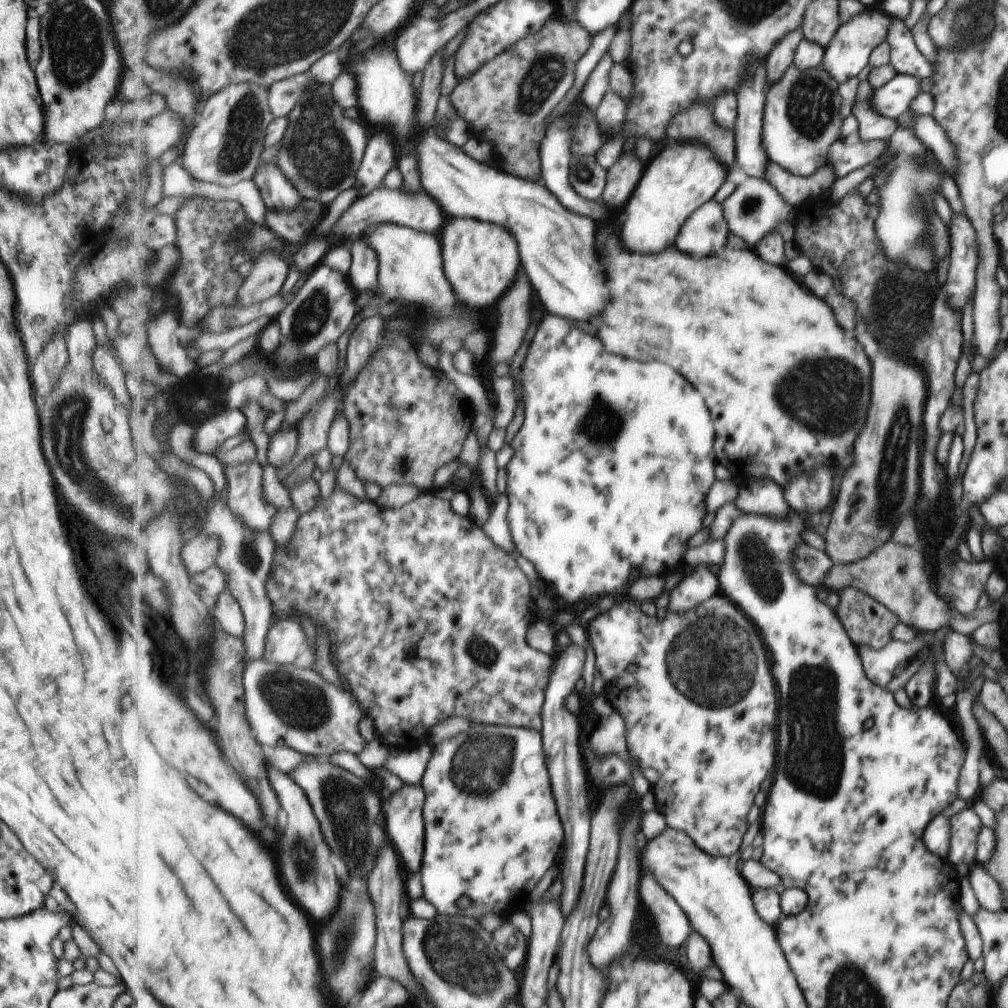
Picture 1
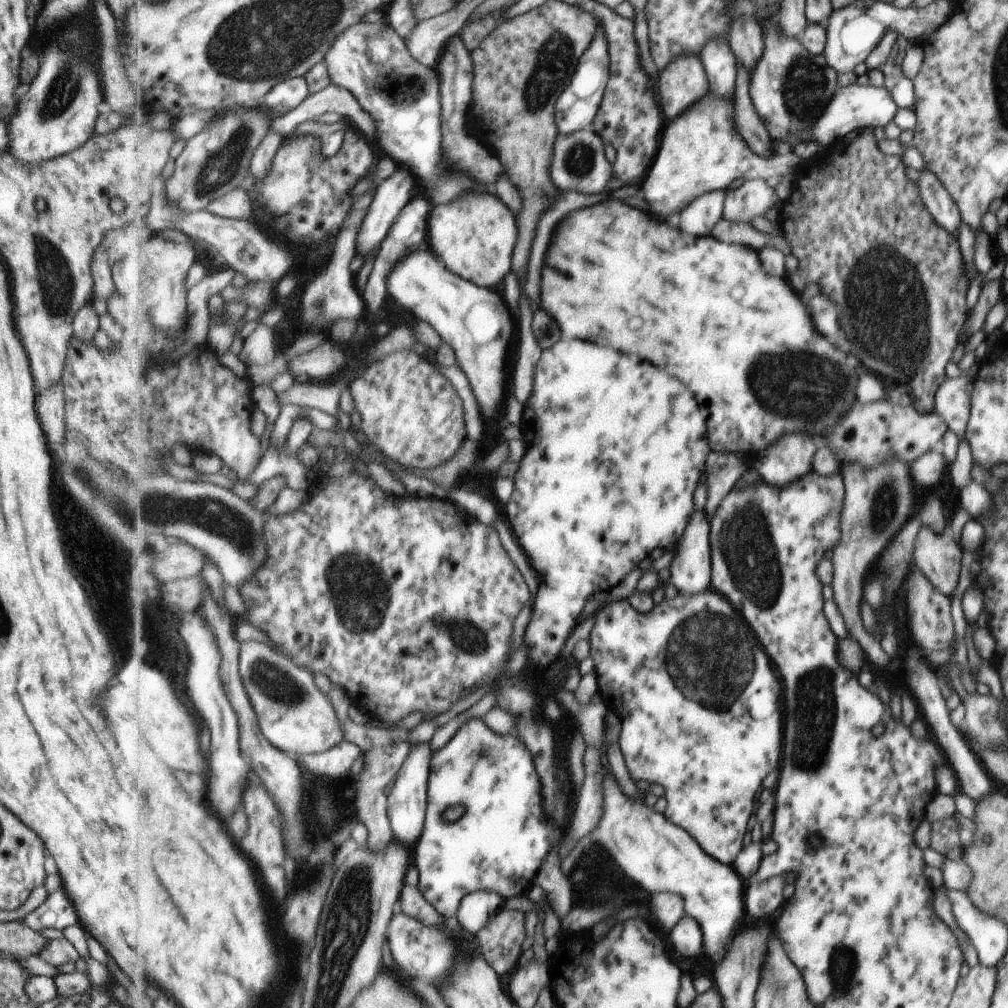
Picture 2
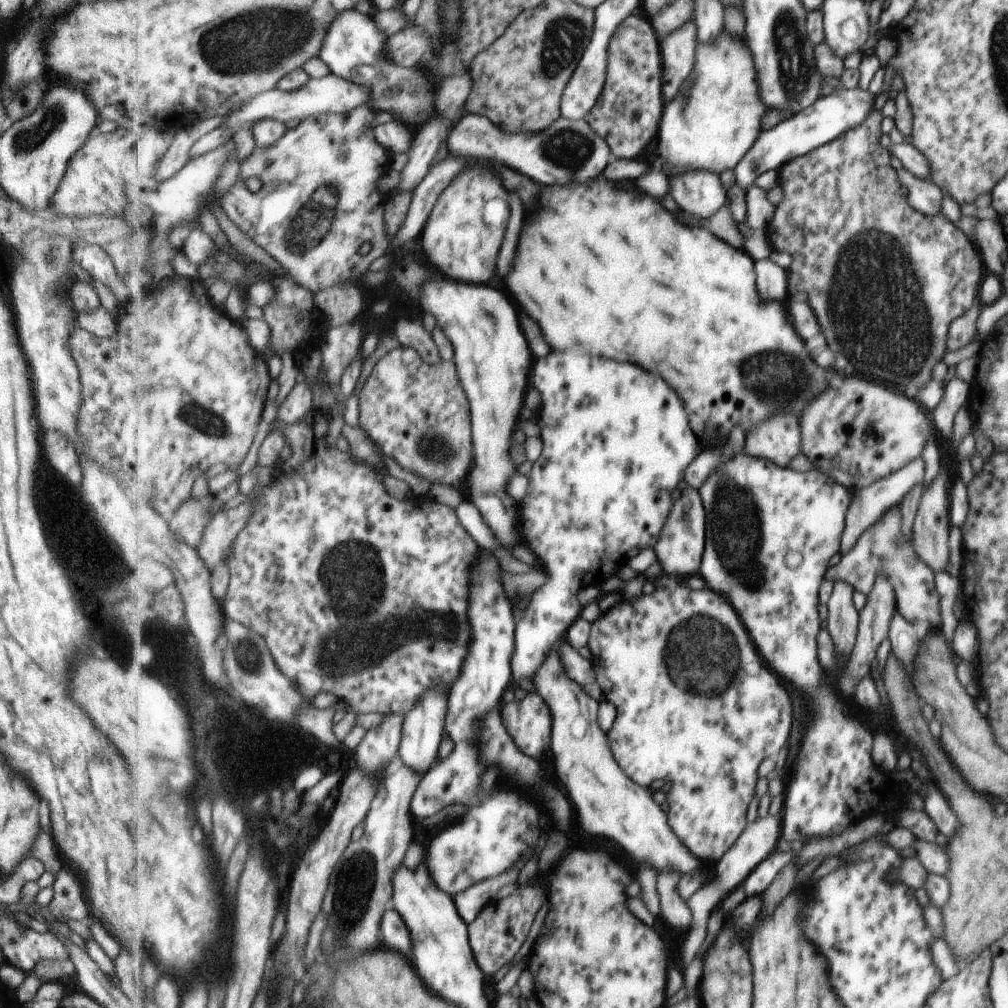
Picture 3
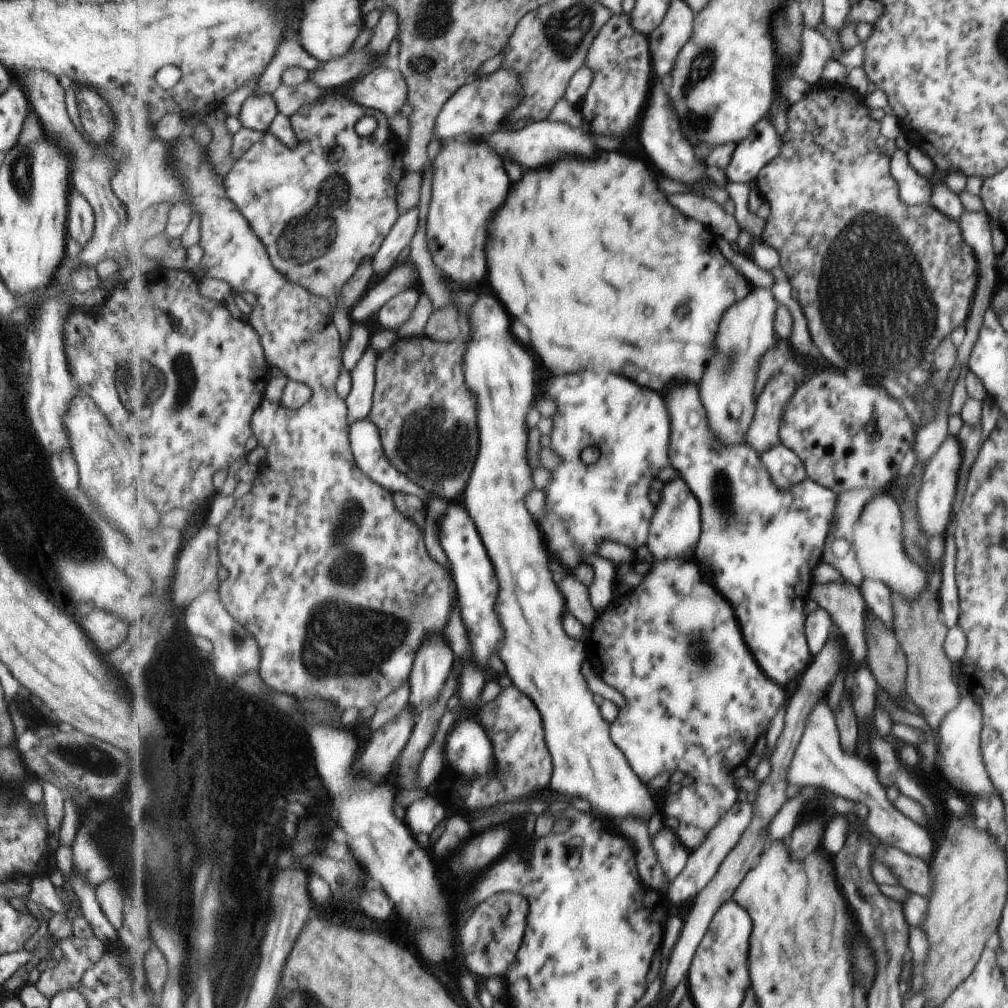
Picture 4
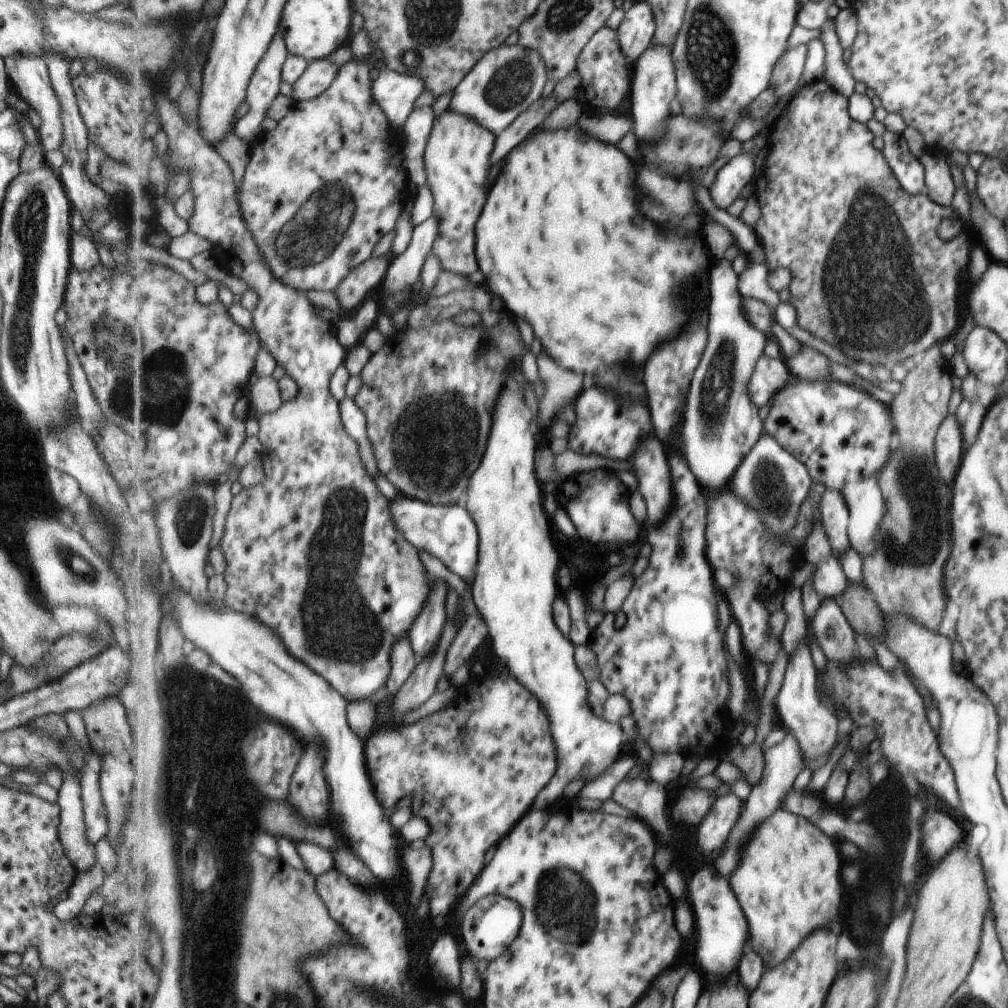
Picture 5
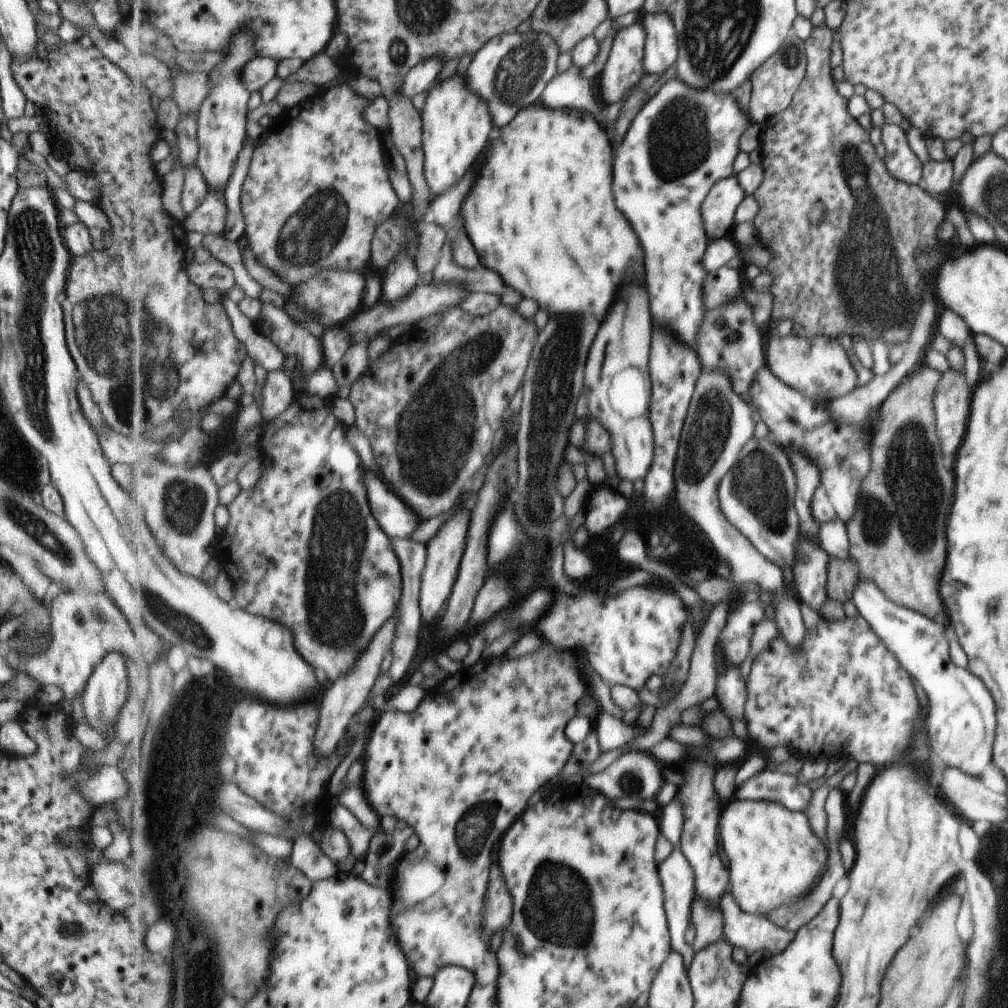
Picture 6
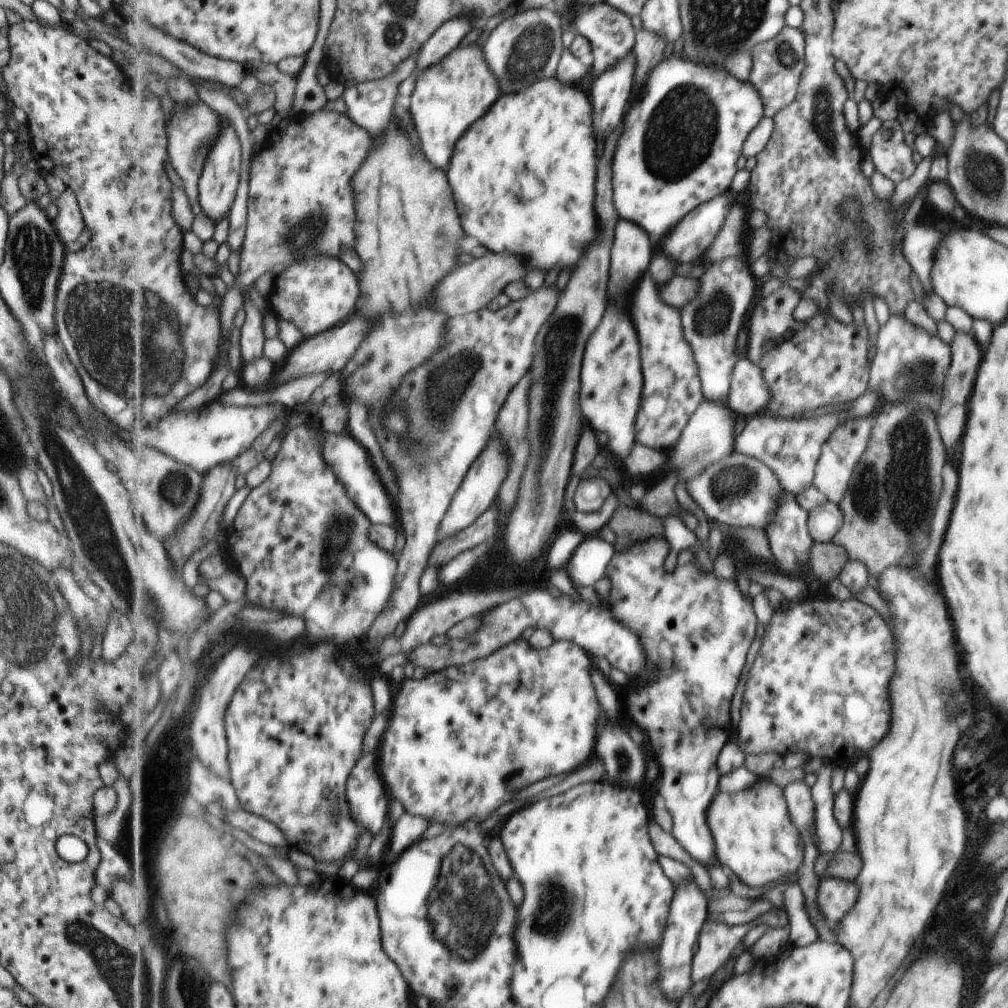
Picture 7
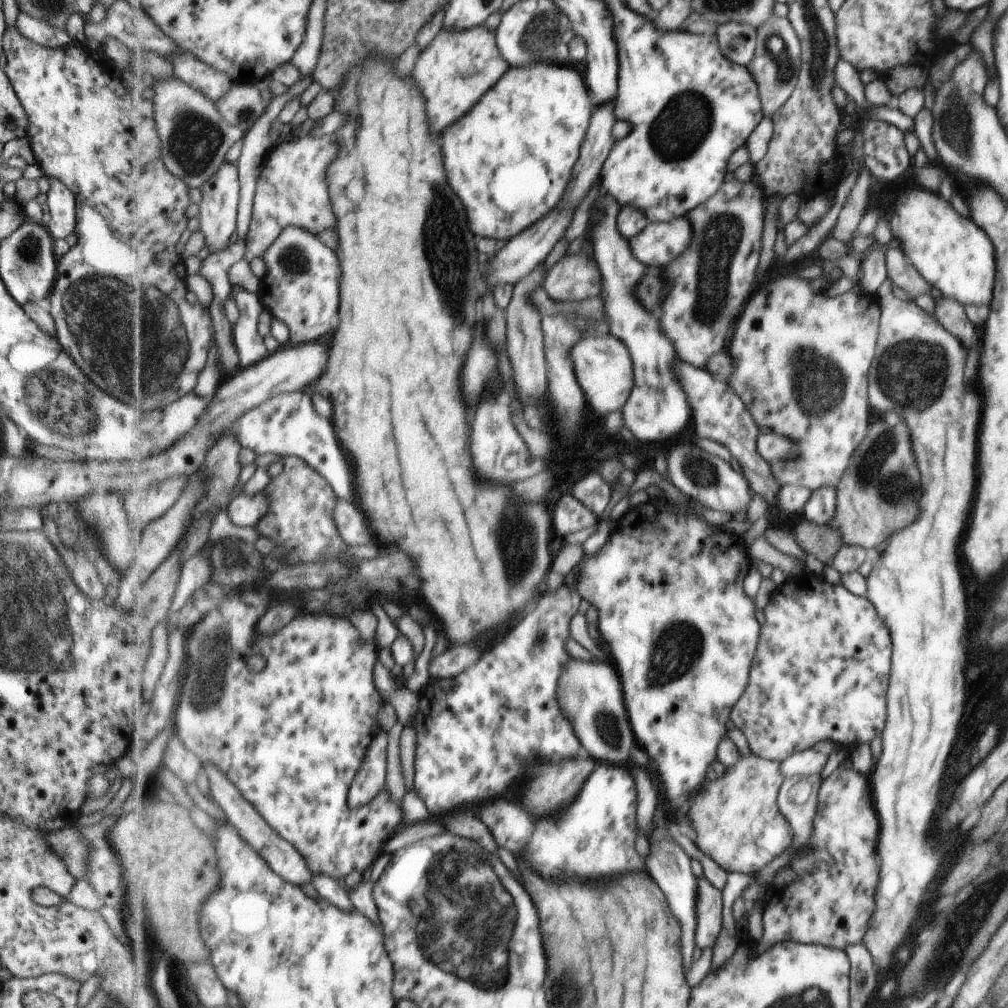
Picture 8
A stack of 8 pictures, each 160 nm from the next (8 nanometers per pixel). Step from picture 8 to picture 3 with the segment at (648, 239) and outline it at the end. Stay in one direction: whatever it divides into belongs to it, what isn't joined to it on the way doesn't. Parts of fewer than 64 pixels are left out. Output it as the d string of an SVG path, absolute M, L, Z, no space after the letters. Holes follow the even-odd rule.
M836 88L830 95L815 99L809 106L798 110L790 119L782 121L775 128L762 131L754 147L735 168L735 179L741 188L748 190L753 182L769 170L779 170L790 160L817 148L838 137L845 129L859 124L873 109L875 96L859 88L846 90Z

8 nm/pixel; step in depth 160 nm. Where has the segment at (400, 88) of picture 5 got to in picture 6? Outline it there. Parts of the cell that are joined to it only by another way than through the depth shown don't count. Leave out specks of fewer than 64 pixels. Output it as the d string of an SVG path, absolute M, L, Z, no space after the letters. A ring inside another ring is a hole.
M431 57L414 66L404 78L402 93L412 100L413 95L427 92L437 80L443 63L441 57Z

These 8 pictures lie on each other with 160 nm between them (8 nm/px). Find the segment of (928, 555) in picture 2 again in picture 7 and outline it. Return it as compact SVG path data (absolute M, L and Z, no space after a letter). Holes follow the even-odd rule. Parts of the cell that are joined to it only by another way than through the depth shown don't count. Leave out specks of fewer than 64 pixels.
M955 331L950 350L952 362L947 377L944 378L943 400L940 400L939 414L945 414L951 406L963 404L969 398L977 364L981 360L979 348L975 346L975 338L968 332Z

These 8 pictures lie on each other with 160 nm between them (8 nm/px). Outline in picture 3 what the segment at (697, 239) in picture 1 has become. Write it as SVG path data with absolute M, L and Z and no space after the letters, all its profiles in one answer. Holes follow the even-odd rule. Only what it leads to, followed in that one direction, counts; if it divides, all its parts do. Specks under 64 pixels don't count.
M707 169L671 176L671 194L683 210L701 218L711 218L728 202L721 174Z

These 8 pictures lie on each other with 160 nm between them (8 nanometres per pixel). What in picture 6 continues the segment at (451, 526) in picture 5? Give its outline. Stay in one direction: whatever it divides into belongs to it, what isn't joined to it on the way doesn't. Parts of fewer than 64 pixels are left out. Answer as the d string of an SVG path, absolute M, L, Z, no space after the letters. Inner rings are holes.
M365 468L364 482L369 488L368 499L373 506L373 514L377 514L377 520L381 526L385 526L385 532L391 538L409 538L419 526L419 516L395 492L389 490L381 476L373 470Z

